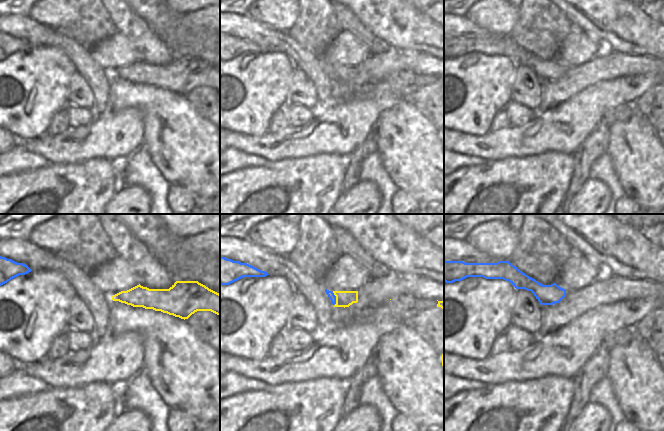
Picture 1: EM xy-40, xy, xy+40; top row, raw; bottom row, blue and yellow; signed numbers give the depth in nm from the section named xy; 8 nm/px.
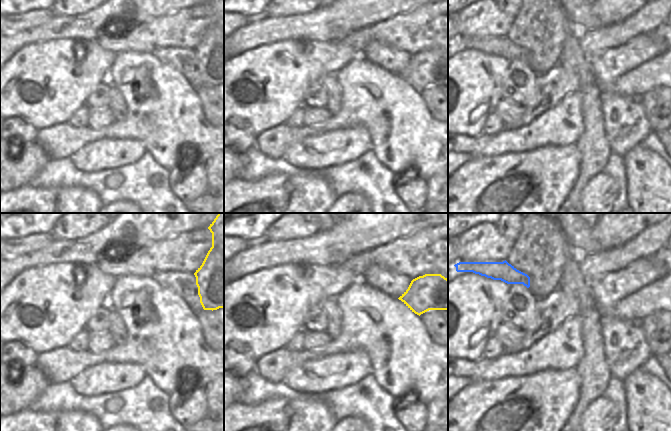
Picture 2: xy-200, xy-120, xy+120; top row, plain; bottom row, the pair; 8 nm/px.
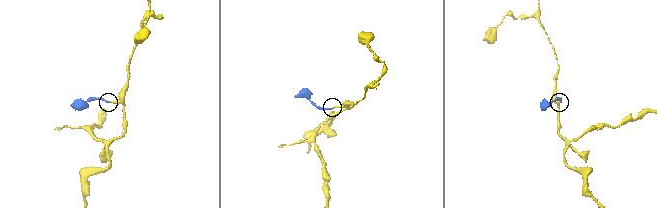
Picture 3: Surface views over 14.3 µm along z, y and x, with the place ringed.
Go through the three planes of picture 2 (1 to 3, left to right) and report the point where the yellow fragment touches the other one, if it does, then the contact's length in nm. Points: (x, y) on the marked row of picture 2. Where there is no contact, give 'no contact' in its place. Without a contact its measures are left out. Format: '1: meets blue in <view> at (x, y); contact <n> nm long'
1: no contact
2: no contact
3: no contact

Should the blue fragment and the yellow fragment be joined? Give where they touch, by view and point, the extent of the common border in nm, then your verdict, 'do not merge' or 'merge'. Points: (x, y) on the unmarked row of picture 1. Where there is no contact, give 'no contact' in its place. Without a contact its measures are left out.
xy (335, 75) | 110 nm | merge

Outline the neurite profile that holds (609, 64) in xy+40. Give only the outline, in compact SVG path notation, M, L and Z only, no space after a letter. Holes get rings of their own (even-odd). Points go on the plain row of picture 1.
M605 49L593 59L566 72L553 81L542 81L540 106L536 113L557 107L583 89L599 82L664 71L664 61L649 55L627 55Z

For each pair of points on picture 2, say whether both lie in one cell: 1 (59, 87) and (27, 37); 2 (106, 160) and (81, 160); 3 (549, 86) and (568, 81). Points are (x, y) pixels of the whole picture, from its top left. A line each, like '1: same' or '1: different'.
1: different
2: same
3: same

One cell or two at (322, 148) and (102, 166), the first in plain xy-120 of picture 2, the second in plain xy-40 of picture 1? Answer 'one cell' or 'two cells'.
two cells

